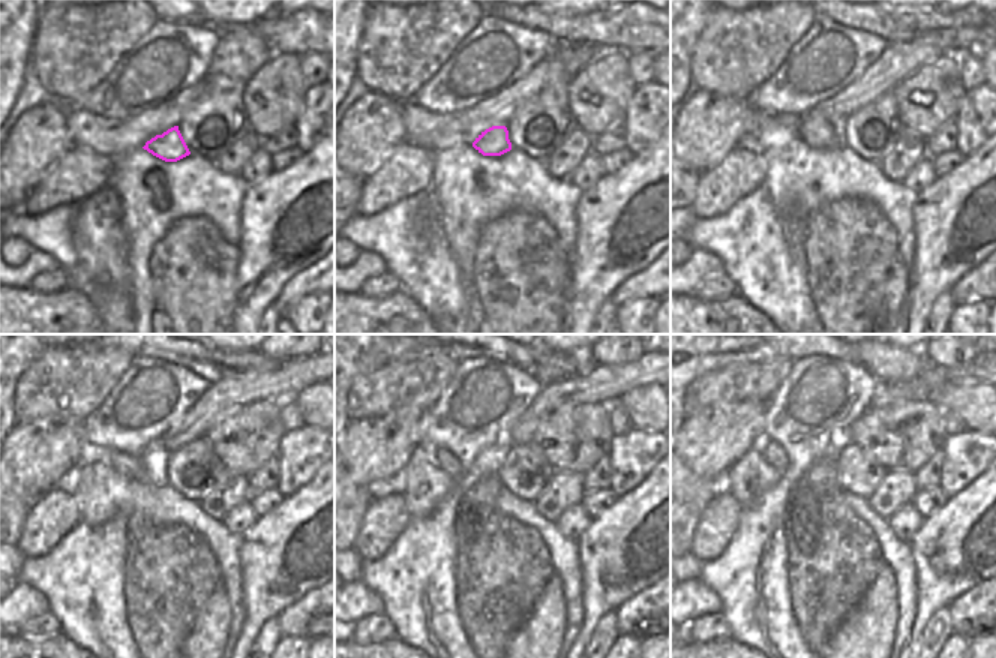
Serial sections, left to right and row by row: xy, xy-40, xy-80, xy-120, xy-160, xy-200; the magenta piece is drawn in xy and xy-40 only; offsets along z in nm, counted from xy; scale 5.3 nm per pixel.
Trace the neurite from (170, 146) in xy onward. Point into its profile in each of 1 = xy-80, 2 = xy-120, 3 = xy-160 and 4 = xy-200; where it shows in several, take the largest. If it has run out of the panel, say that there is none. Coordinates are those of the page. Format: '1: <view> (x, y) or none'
1: xy-80 (815, 129)
2: xy-120 (129, 466)
3: xy-160 (440, 457)
4: xy-200 (773, 454)

